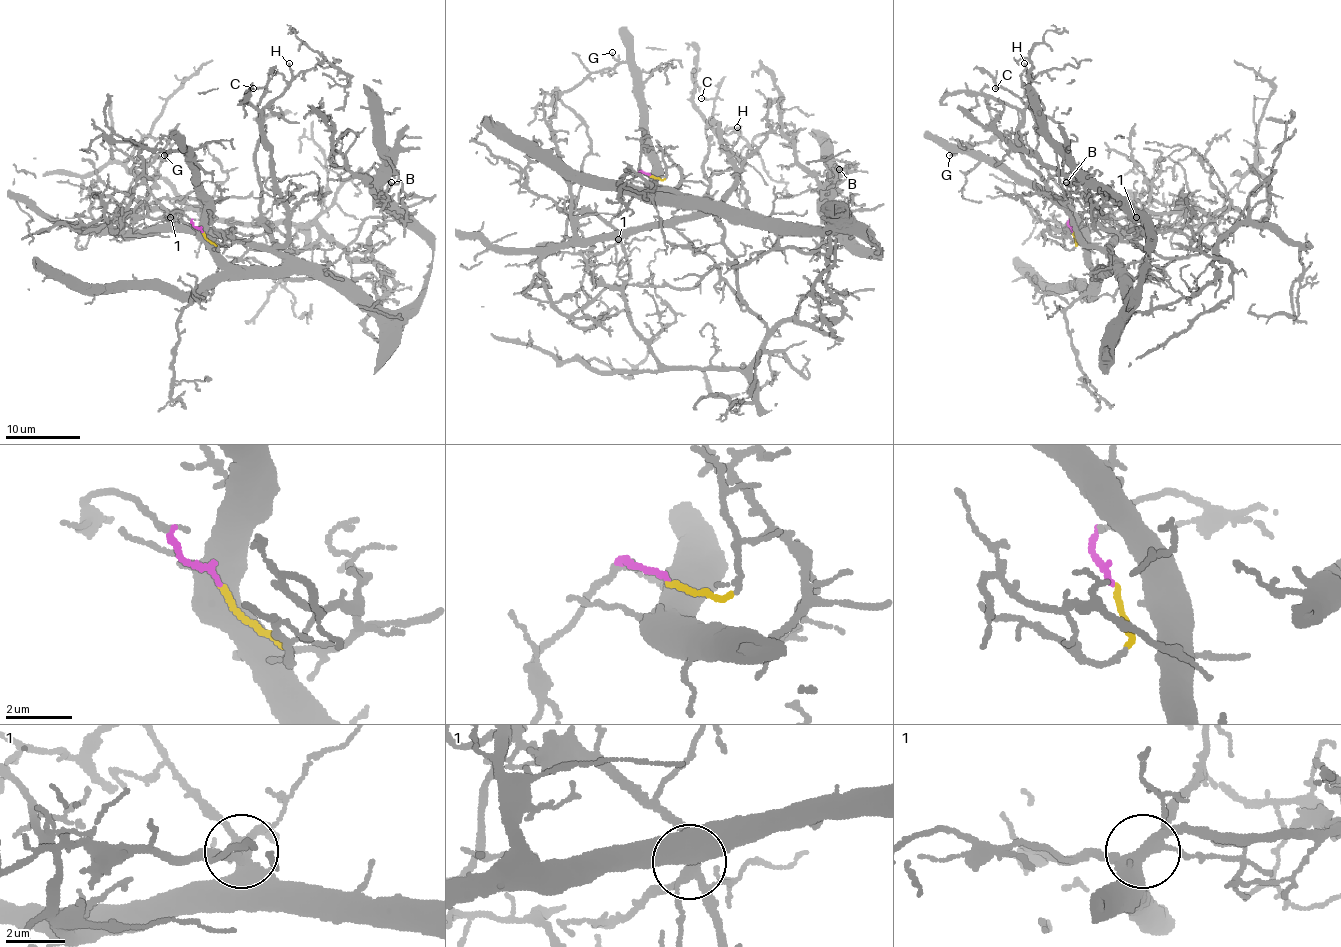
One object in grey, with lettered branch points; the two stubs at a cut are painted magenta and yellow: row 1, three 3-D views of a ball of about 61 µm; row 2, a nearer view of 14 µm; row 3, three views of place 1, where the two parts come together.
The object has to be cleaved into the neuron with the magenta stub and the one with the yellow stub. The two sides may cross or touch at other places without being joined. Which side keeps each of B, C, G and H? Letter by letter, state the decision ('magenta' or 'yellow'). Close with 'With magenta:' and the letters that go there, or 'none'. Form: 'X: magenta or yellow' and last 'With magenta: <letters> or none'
B: yellow
C: magenta
G: yellow
H: yellow
With magenta: C

